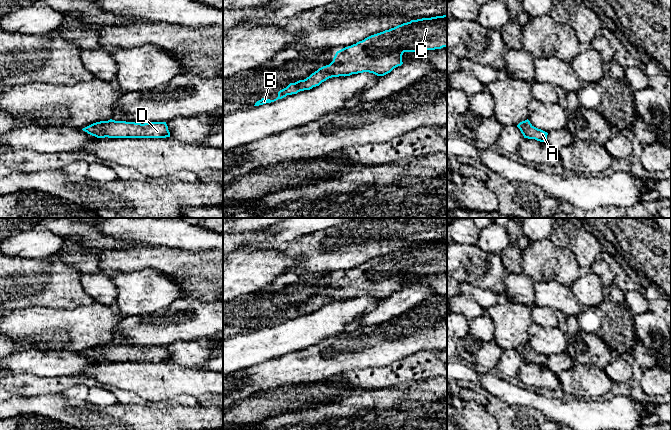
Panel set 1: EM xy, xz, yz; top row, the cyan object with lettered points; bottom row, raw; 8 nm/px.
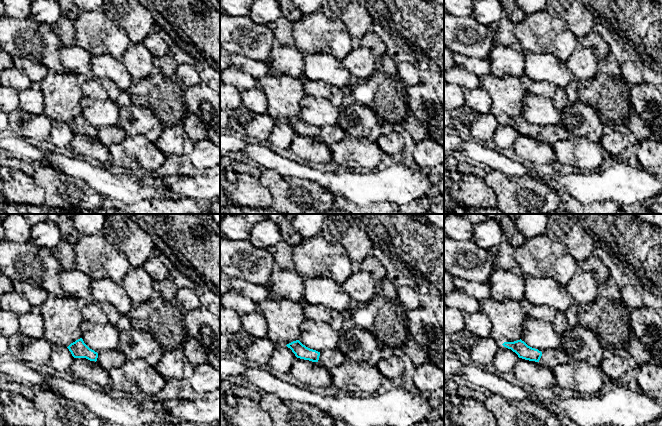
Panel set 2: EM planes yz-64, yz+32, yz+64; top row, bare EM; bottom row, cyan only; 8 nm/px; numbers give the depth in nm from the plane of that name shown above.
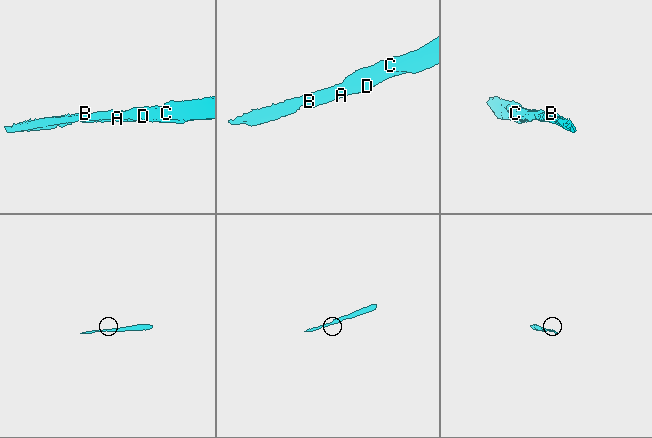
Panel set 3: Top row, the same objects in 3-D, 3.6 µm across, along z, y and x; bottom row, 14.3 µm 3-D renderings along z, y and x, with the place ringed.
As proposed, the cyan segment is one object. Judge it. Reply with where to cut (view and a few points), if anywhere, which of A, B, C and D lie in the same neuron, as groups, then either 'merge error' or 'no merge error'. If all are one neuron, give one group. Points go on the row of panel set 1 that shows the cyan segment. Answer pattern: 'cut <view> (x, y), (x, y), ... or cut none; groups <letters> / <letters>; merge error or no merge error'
cut none; groups A B C D; no merge error

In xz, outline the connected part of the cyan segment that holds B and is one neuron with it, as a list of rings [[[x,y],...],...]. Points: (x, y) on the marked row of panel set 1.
[[[447,15],[411,20],[389,30],[371,35],[356,44],[337,51],[329,65],[319,68],[304,80],[290,83],[286,88],[278,92],[276,99],[262,98],[254,106],[271,103],[287,95],[297,94],[300,91],[310,90],[332,77],[345,77],[363,72],[384,76],[403,64],[402,55],[404,52],[421,52],[443,47],[447,47]]]

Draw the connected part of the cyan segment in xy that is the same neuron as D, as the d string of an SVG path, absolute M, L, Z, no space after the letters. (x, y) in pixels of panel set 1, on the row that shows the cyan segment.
M100 121L82 129L97 138L166 138L170 132L166 122L135 123L126 121Z

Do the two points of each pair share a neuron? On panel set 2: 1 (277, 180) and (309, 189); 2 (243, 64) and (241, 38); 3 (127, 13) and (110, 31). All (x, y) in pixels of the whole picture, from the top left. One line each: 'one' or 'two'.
1: one
2: two
3: two

